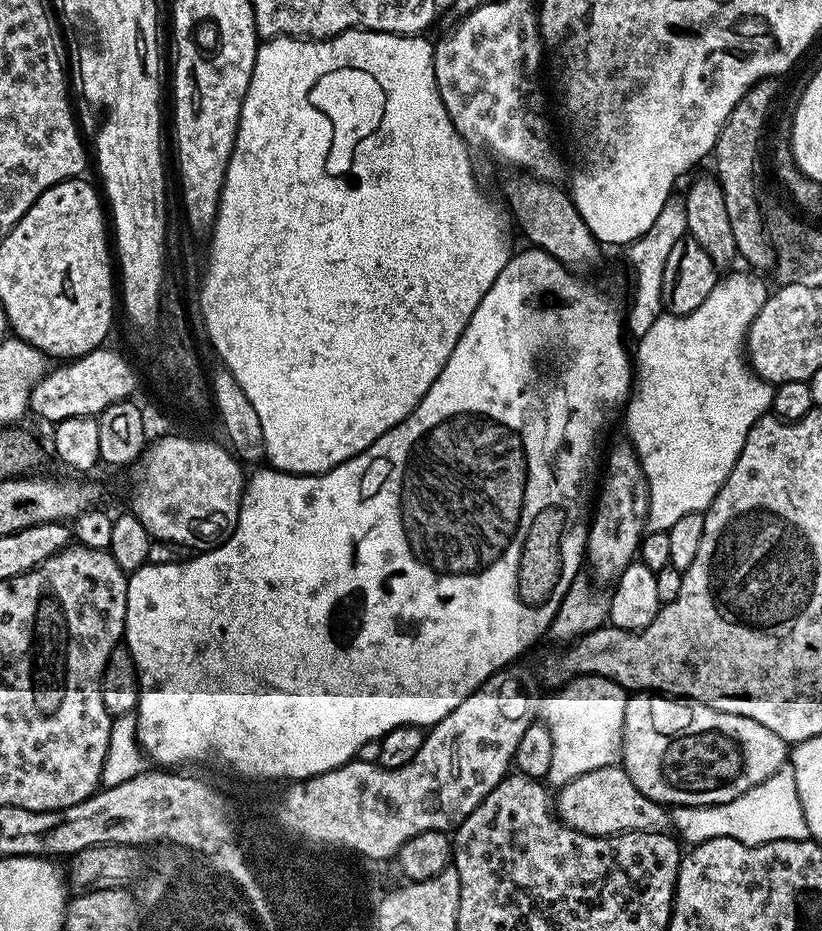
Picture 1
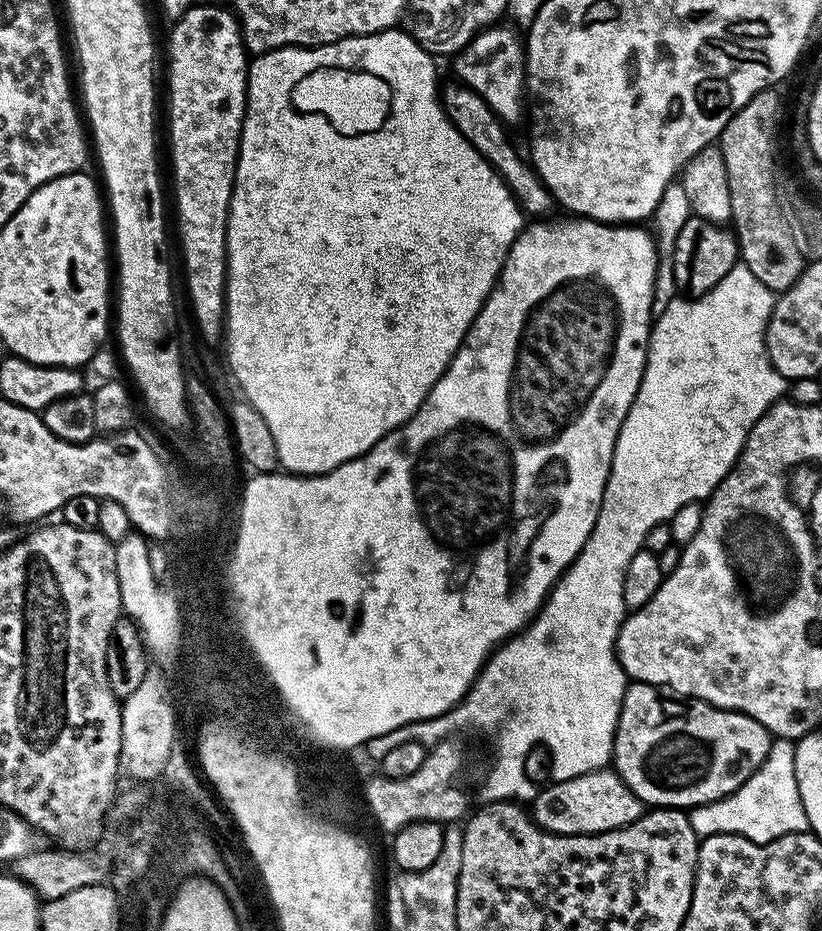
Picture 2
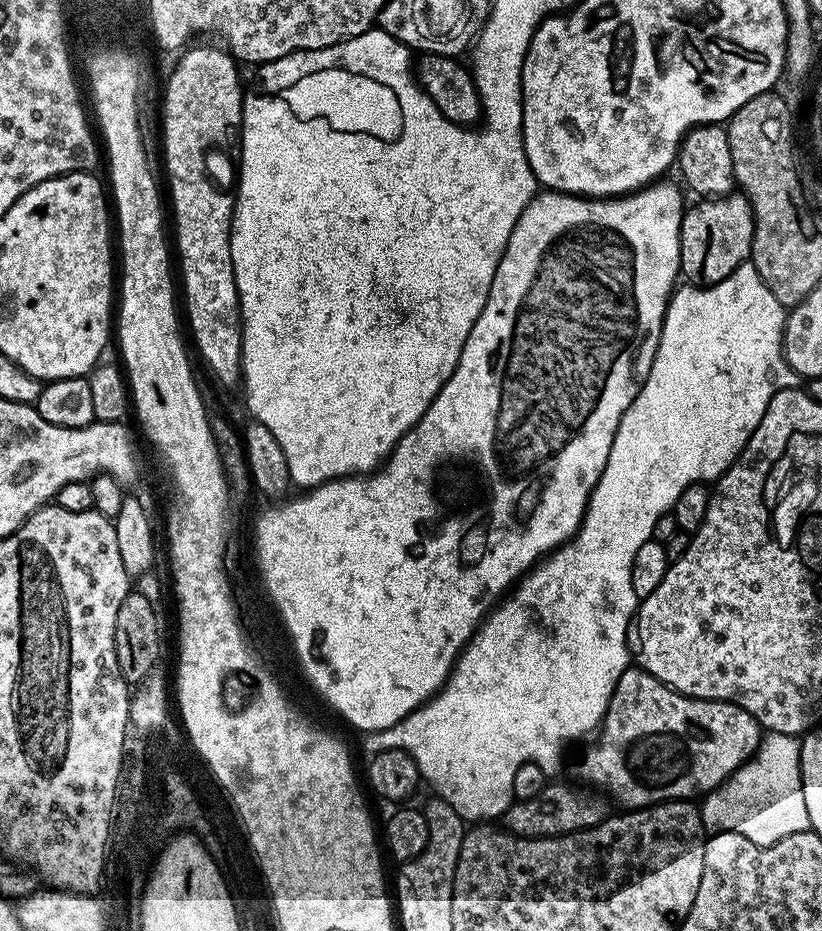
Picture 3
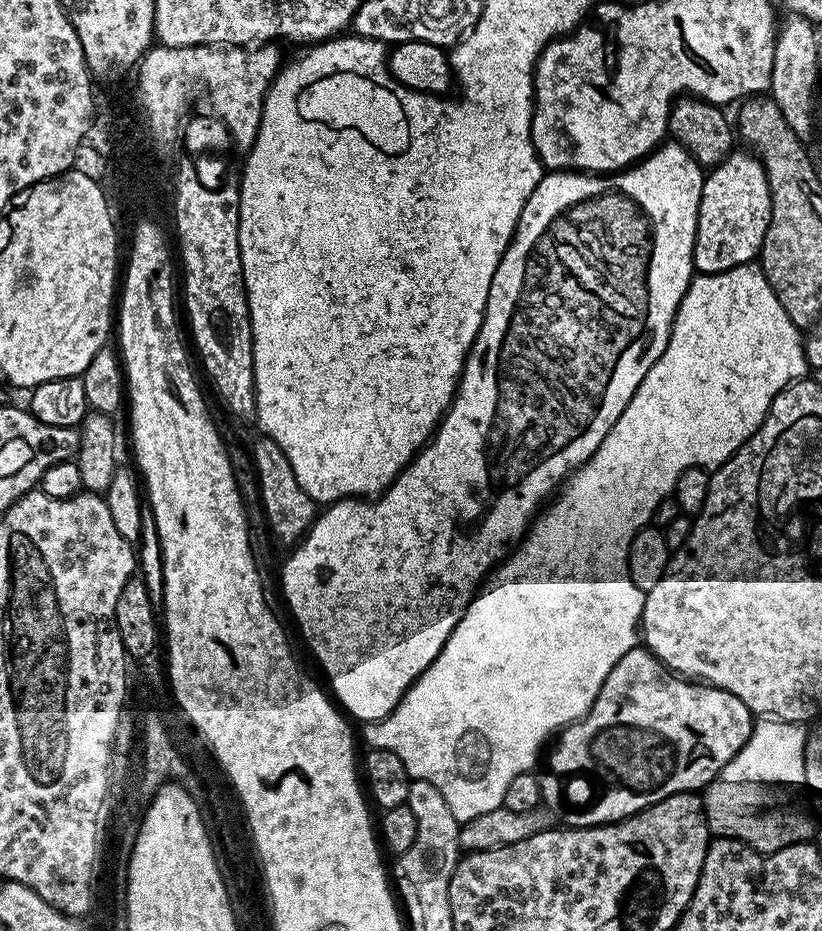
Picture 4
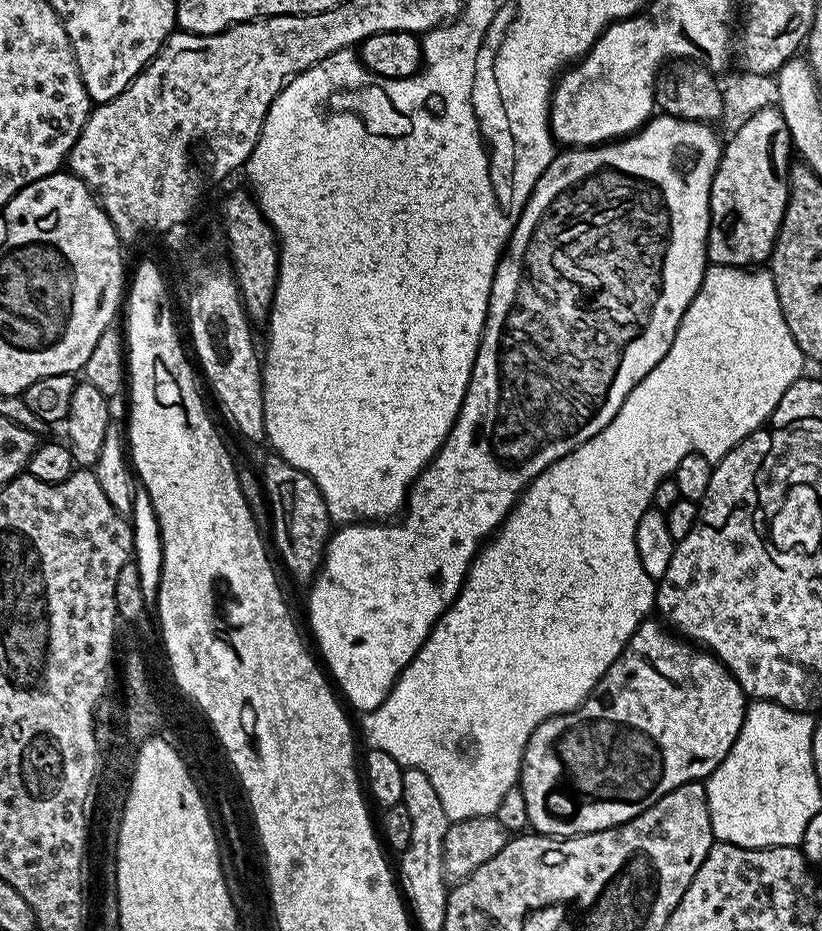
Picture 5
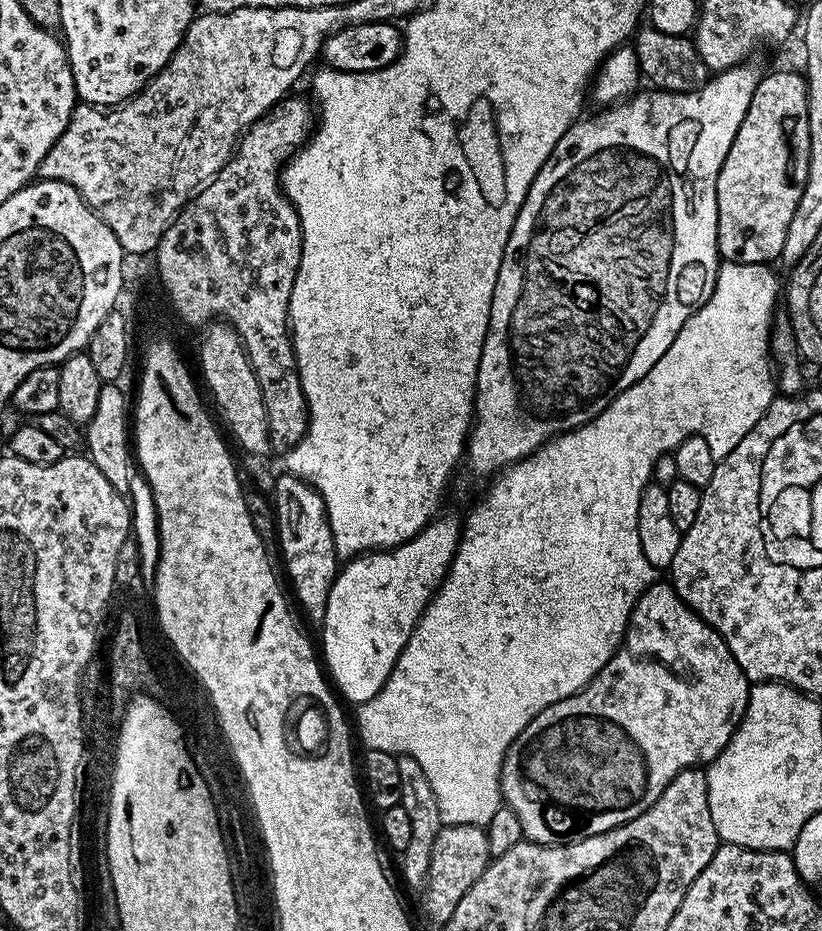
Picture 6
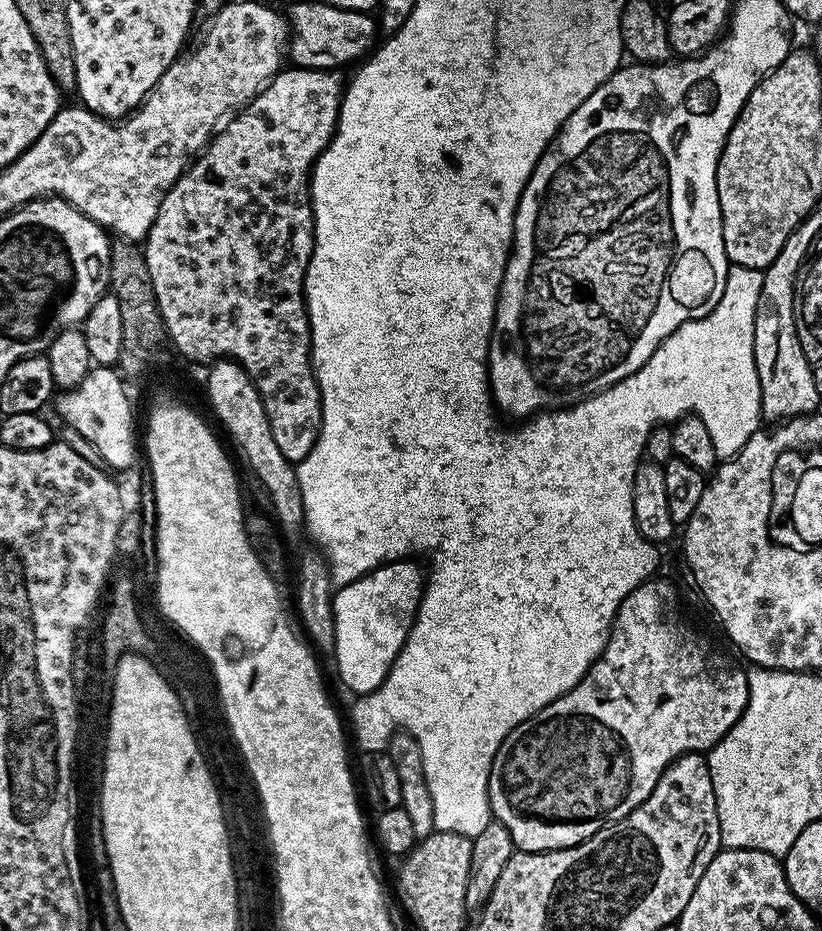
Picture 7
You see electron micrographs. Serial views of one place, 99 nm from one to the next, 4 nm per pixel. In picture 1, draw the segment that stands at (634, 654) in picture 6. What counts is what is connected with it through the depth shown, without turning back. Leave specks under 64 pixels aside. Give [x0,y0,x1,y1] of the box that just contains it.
[622,690,790,806]

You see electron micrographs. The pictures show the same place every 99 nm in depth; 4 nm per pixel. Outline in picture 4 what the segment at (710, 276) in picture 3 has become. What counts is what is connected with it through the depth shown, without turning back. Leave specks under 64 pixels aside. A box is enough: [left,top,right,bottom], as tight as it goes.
[692,150,772,273]

